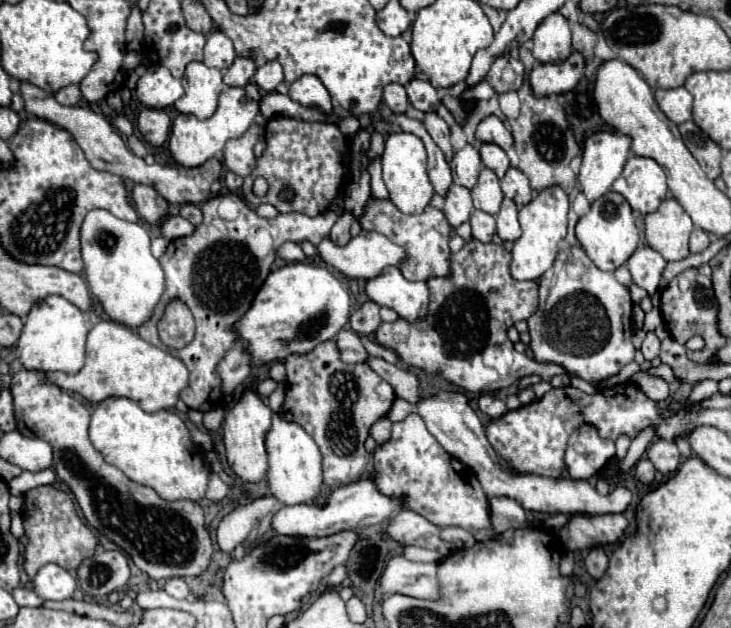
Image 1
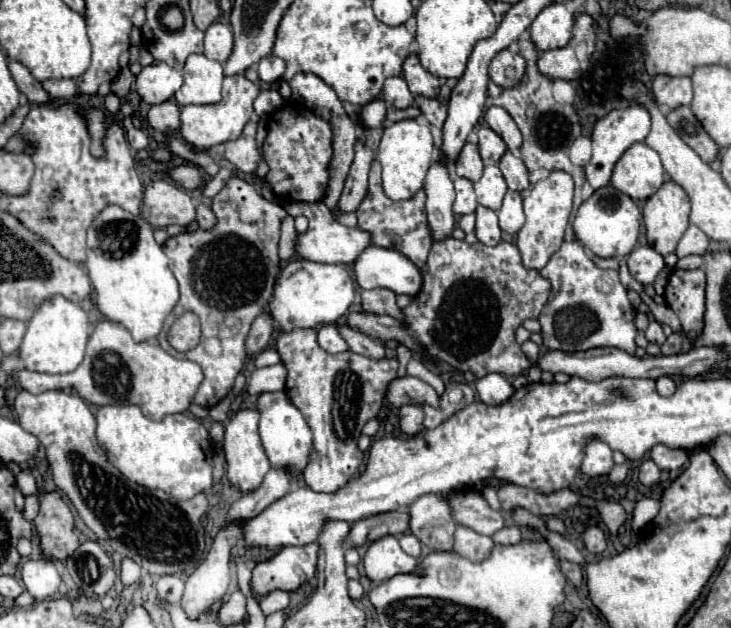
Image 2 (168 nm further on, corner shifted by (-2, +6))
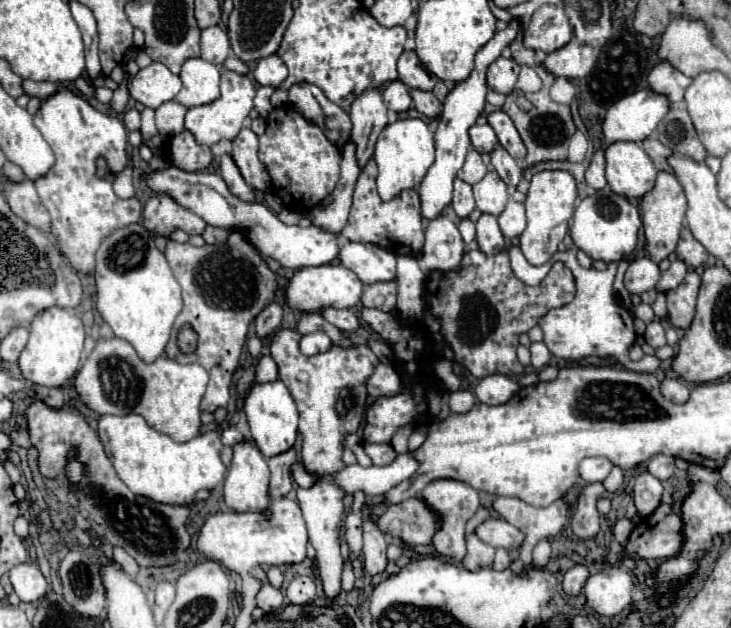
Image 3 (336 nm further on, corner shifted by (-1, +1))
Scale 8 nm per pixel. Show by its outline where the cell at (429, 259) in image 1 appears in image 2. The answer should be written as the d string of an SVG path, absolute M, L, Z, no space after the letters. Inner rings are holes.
M373 161L369 171L369 189L365 199L357 207L355 215L357 215L357 227L361 231L371 231L371 243L397 249L399 253L409 257L417 267L423 267L433 243L425 217L425 191L415 193L415 197L407 201L391 201L381 189L381 165Z

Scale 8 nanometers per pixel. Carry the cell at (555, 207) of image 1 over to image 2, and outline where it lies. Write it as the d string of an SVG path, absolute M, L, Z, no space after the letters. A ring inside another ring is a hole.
M551 171L547 179L537 181L531 187L531 193L523 199L523 209L525 209L525 225L517 233L517 247L523 257L523 265L527 269L543 269L551 255L561 247L565 227L569 223L573 207L573 179L565 171Z

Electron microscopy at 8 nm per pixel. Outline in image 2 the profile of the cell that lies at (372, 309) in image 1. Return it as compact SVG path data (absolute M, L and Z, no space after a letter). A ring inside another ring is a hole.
M369 289L369 291L361 291L363 311L367 311L367 313L375 313L375 315L391 315L391 317L399 319L399 321L403 323L403 327L407 327L405 321L403 321L403 311L397 307L395 297L397 297L397 295L395 295L391 289Z

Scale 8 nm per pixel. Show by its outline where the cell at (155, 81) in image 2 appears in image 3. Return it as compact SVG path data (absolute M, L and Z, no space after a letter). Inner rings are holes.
M152 62L148 68L142 68L128 84L130 96L148 108L158 108L160 104L172 100L180 88L180 78L160 62Z

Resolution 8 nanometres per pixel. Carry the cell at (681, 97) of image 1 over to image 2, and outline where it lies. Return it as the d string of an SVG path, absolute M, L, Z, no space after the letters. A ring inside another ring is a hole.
M657 75L653 79L653 97L657 103L667 105L669 109L689 105L693 91L691 91L691 77L669 77Z

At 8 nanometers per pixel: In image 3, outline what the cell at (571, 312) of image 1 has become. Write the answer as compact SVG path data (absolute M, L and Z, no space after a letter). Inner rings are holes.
M512 246L508 252L512 260L512 270L516 276L530 274L530 270L532 274L548 274L554 262L562 262L576 278L576 298L570 304L552 308L538 322L544 332L544 344L554 356L564 358L564 360L582 360L586 356L614 356L624 368L630 368L634 372L654 372L658 368L660 360L656 356L644 356L644 360L638 360L638 362L632 362L628 356L628 350L636 340L634 316L614 294L612 284L614 284L614 276L618 268L616 262L608 264L608 268L602 272L594 268L582 268L578 264L576 254L572 250L566 250L566 252L556 252L552 260L546 262L544 266L532 266L522 256L518 246Z

